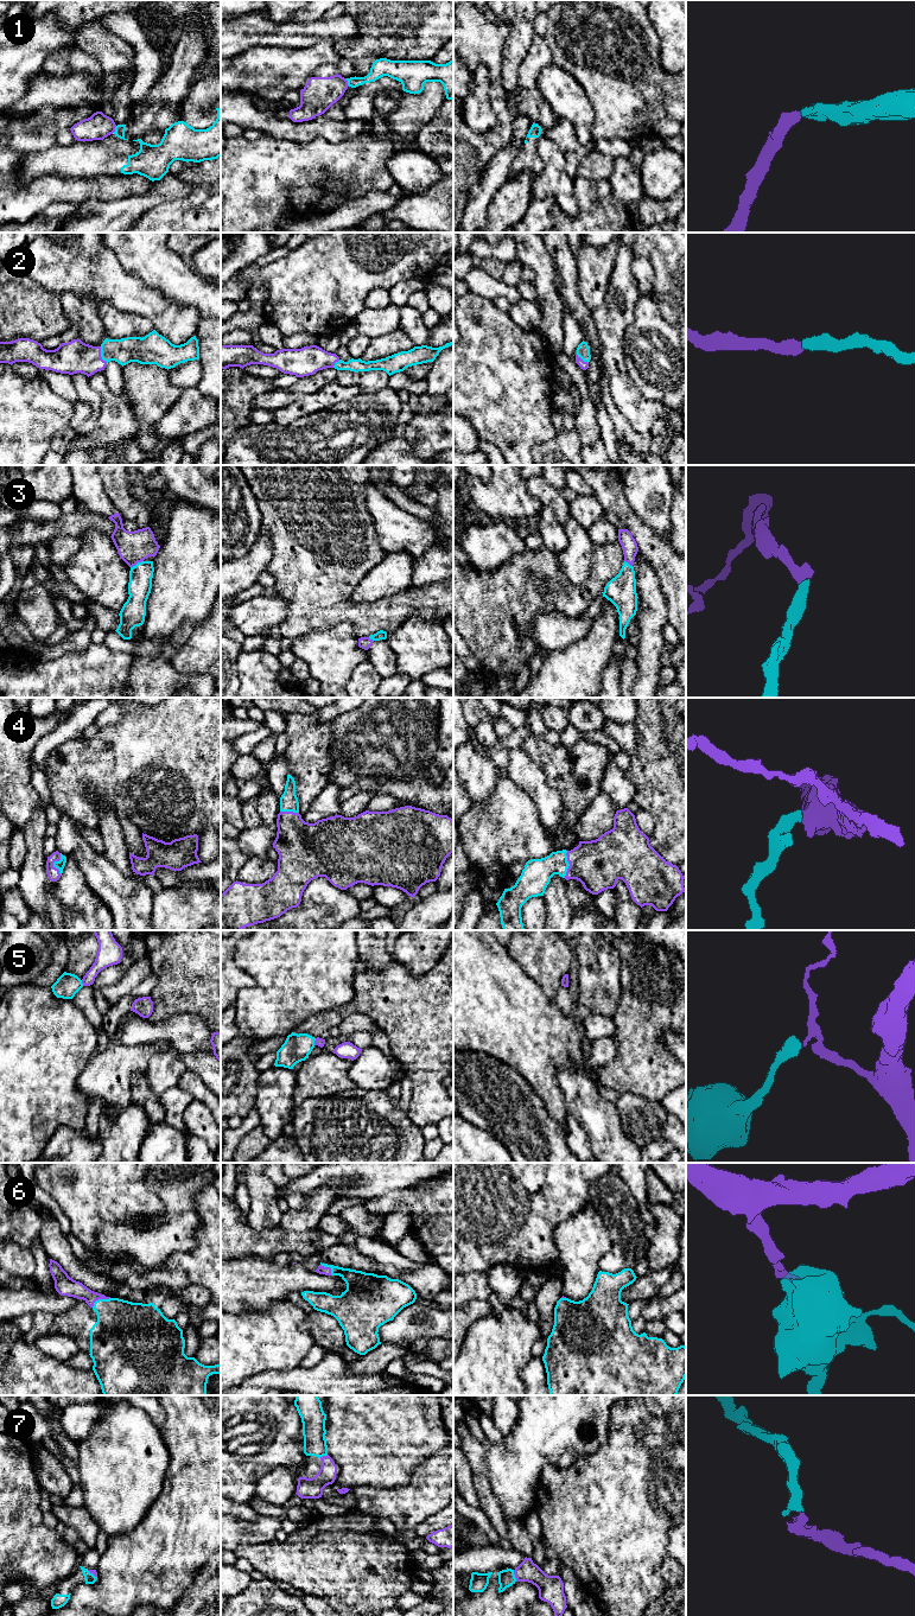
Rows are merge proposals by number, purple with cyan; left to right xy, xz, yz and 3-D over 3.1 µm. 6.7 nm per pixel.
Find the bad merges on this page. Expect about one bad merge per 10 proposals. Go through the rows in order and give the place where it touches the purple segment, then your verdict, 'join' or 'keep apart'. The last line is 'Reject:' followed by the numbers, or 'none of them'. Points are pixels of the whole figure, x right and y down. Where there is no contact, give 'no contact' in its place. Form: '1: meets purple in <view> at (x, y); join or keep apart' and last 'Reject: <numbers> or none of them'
1: meets purple in xz at (347, 82); keep apart
2: meets purple in xy at (100, 355); join
3: meets purple in xy at (137, 562); join
4: meets purple in xy at (53, 861); join
5: meets purple in xy at (82, 983); keep apart
6: meets purple in xy at (100, 1298); join
7: meets purple in yz at (515, 1576); join
Reject: 1, 5

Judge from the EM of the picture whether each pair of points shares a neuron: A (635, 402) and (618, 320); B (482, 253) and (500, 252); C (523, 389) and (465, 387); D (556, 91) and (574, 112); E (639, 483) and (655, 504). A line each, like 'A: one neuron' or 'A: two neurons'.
A: one neuron
B: one neuron
C: one neuron
D: one neuron
E: one neuron

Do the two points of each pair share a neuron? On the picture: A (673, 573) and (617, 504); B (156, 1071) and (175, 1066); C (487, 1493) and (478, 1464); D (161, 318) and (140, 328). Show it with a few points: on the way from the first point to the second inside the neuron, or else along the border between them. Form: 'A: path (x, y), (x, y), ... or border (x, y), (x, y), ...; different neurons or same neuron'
A: path (662, 557), (631, 521); same neuron
B: path (160, 1071), (170, 1067); same neuron
C: path (482, 1486), (480, 1471); same neuron
D: border (126, 312), (145, 317), (154, 329); different neurons

